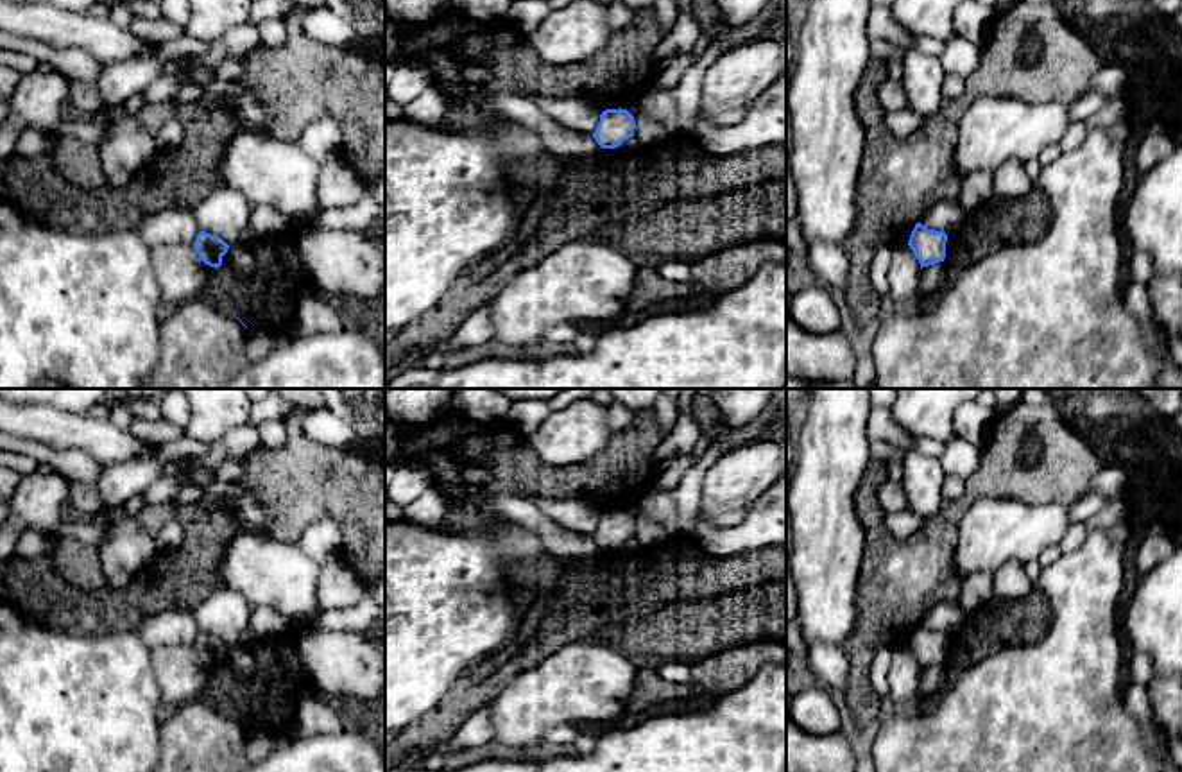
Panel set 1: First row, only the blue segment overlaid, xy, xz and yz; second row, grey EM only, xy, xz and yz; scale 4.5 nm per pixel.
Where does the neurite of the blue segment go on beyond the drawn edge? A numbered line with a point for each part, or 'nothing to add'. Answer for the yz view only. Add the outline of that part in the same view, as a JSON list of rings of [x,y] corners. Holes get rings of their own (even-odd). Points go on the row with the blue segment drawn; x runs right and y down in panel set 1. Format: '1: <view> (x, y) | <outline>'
nothing to add

